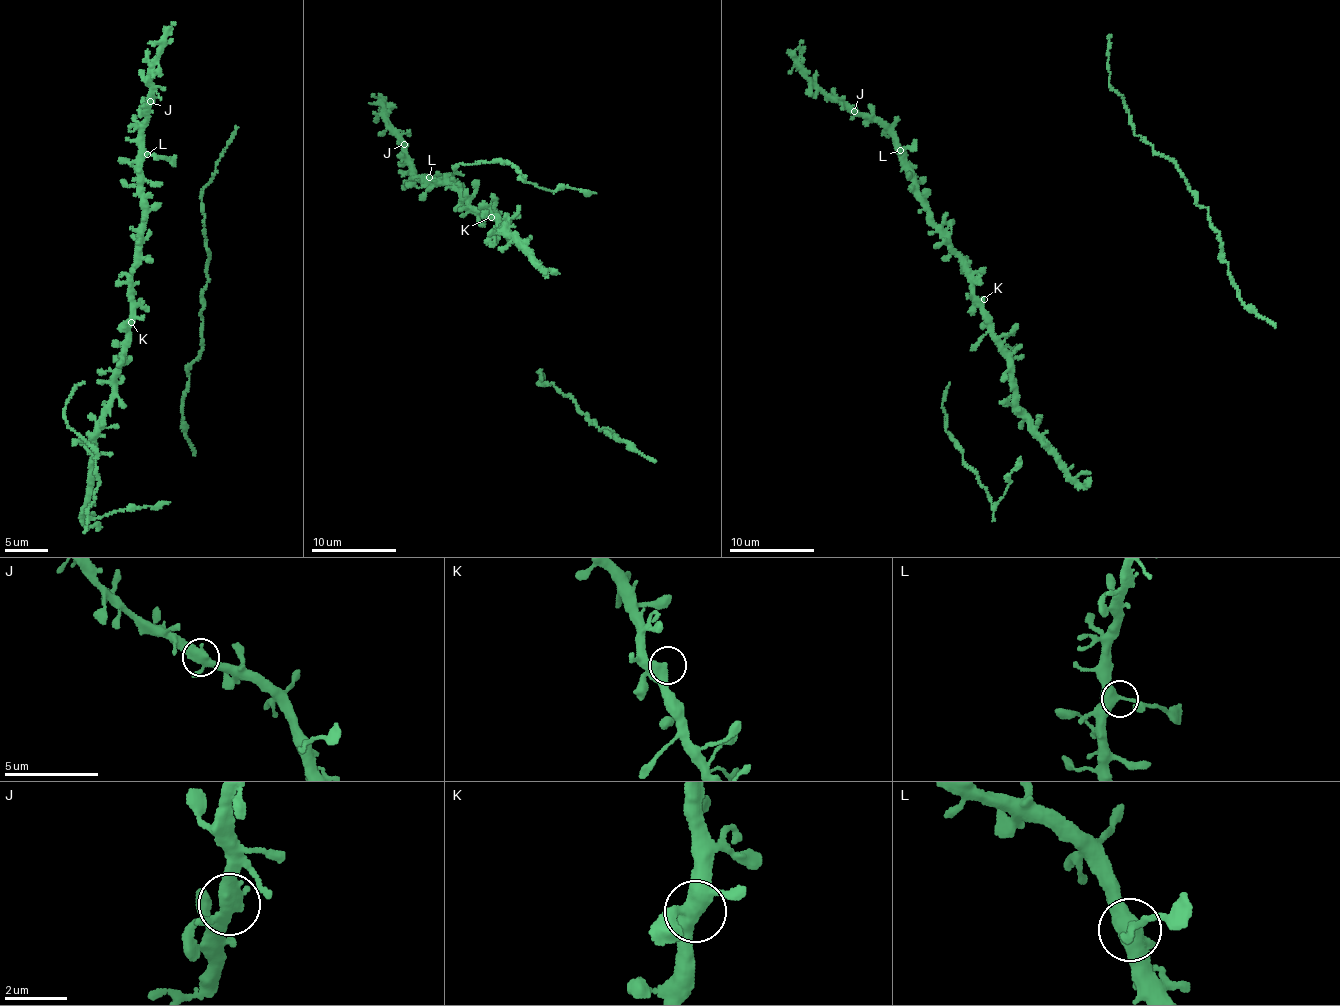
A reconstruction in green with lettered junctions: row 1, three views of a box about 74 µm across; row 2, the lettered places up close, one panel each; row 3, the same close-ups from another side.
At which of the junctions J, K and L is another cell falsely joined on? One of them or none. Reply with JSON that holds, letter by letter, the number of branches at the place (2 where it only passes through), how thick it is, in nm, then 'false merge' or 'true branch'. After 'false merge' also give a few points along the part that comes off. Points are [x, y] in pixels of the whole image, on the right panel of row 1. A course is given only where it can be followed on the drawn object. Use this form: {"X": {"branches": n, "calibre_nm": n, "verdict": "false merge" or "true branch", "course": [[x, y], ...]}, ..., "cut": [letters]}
{"J": {"branches": 3, "calibre_nm": 400, "verdict": "true branch"}, "K": {"branches": 3, "calibre_nm": 360, "verdict": "true branch"}, "L": {"branches": 3, "calibre_nm": 380, "verdict": "false merge", "course": [[900, 150], [907, 146], [916, 150]]}, "cut": ["L"]}

